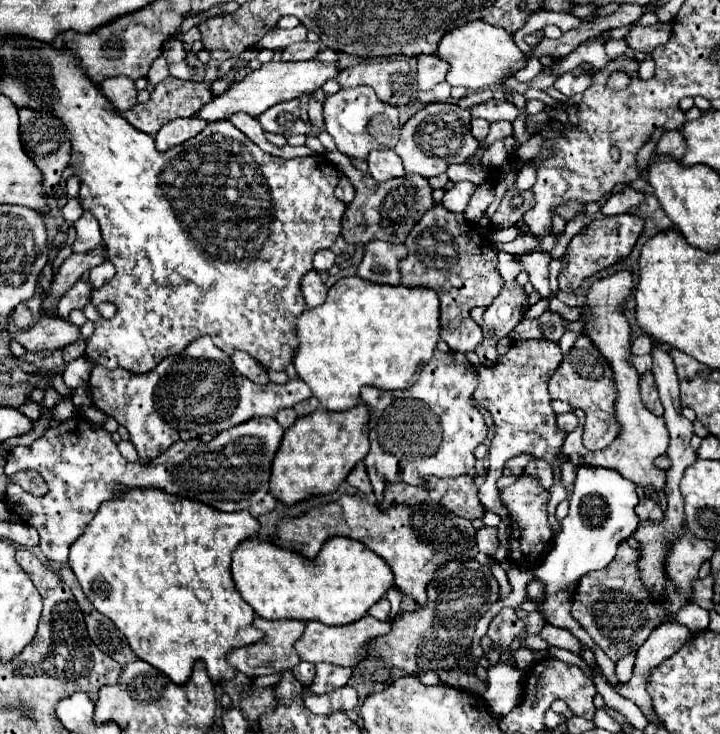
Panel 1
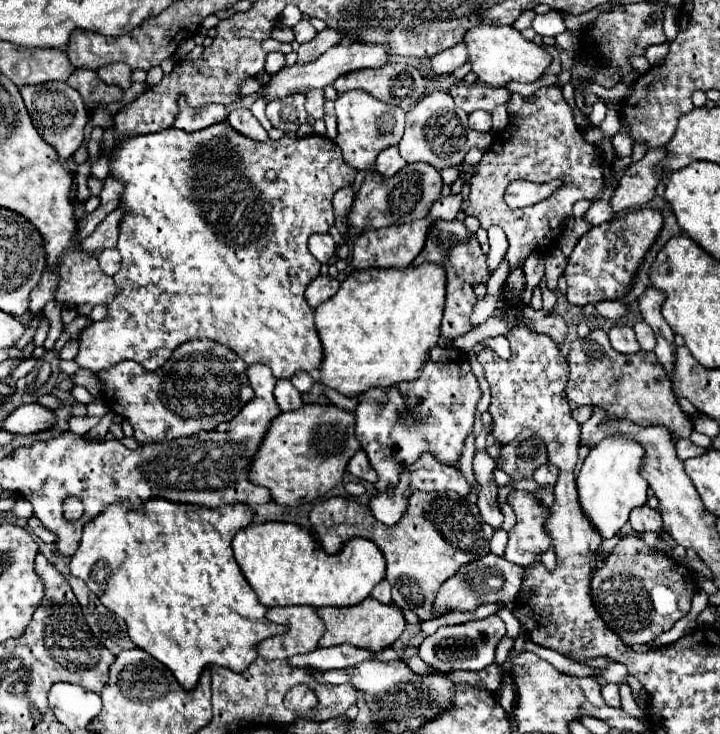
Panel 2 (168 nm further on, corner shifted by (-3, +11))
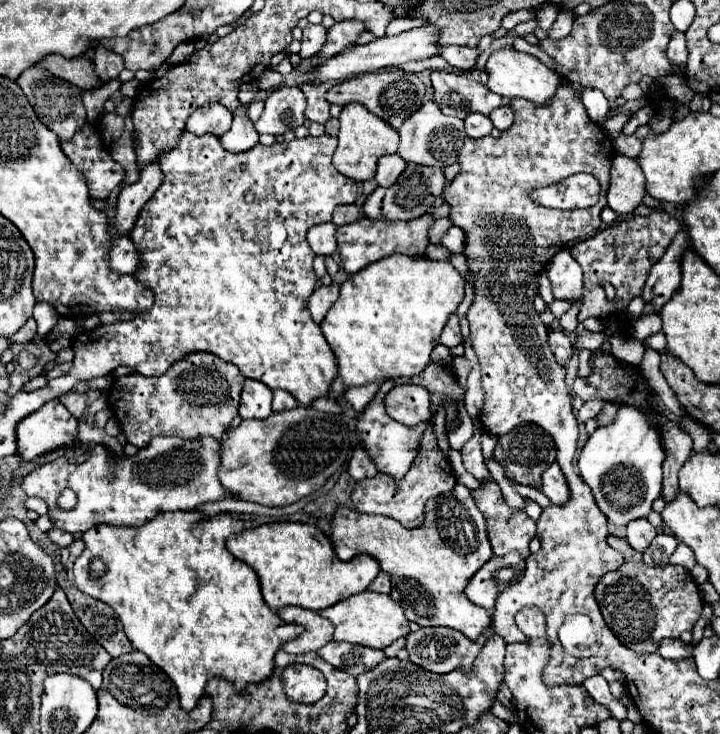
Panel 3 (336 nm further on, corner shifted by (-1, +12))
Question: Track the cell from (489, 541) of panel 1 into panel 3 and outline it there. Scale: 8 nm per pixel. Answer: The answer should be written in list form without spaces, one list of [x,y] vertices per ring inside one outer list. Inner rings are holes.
[[[475,434],[463,448],[461,448],[461,456],[463,456],[463,464],[467,468],[469,474],[473,474],[479,482],[481,480],[493,480],[491,472],[487,470],[485,458],[481,454],[481,442],[479,442],[479,434]]]

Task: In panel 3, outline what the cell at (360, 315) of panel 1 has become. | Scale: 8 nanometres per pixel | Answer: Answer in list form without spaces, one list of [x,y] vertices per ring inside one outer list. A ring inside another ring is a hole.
[[[403,254],[381,258],[379,262],[373,262],[347,278],[341,284],[337,302],[329,308],[325,320],[321,322],[321,332],[337,358],[339,376],[345,386],[365,386],[377,380],[421,374],[431,360],[431,350],[439,344],[439,334],[449,314],[453,314],[463,300],[463,284],[465,278],[451,266],[451,262]]]

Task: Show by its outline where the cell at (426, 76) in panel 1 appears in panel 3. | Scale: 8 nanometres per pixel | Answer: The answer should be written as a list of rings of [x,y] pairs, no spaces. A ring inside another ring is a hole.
[[[449,46],[441,50],[441,56],[459,70],[471,70],[475,66],[475,60],[479,56],[477,48],[461,48],[461,46]]]

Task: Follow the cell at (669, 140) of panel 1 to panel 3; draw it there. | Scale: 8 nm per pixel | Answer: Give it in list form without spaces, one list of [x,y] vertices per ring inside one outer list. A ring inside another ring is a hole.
[[[615,156],[611,166],[611,184],[607,192],[607,206],[617,214],[631,214],[643,202],[645,178],[637,158]]]

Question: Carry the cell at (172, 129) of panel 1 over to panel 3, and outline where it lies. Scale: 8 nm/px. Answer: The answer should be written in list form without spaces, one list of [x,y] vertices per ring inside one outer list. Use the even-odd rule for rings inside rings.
[[[209,104],[195,110],[189,116],[185,130],[189,130],[195,136],[203,136],[207,132],[221,136],[231,128],[231,122],[233,122],[233,114],[223,104]]]

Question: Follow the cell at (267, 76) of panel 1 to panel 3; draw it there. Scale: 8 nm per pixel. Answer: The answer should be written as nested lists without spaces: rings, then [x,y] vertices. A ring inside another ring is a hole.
[[[435,26],[413,28],[413,30],[401,32],[397,36],[377,38],[363,46],[349,46],[343,52],[339,52],[337,56],[327,58],[321,66],[313,68],[313,84],[321,84],[325,80],[341,80],[341,78],[349,78],[349,76],[359,76],[359,74],[375,72],[375,70],[381,70],[387,66],[399,66],[409,60],[423,60],[423,58],[435,56],[437,52],[439,52],[437,50],[437,28]]]

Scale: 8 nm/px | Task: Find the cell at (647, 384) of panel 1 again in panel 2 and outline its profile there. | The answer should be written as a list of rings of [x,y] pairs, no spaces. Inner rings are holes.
[[[591,331],[589,337],[571,343],[569,351],[569,381],[567,399],[577,405],[599,405],[607,409],[609,419],[629,419],[637,425],[663,425],[677,439],[687,439],[693,431],[689,417],[681,411],[673,391],[671,381],[659,365],[655,353],[633,353],[621,355],[609,343],[605,331]],[[645,359],[645,361],[643,361]]]

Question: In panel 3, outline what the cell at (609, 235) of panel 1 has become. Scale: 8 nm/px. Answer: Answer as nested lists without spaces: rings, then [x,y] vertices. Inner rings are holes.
[[[653,210],[649,216],[629,216],[617,220],[595,236],[577,242],[571,248],[573,258],[583,268],[585,278],[585,294],[575,302],[579,308],[579,322],[585,318],[607,318],[613,314],[617,318],[627,302],[641,294],[641,288],[647,280],[651,266],[665,254],[665,248],[671,244],[673,236],[681,230],[681,224],[669,216],[665,210]],[[603,282],[613,284],[615,298],[607,300]]]

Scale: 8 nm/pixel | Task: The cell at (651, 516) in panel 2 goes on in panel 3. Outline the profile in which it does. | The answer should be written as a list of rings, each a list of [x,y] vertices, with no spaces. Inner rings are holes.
[[[641,518],[641,520],[631,520],[627,524],[627,542],[631,548],[635,548],[637,552],[643,552],[651,540],[657,536],[657,530],[655,526],[647,520],[647,518]]]

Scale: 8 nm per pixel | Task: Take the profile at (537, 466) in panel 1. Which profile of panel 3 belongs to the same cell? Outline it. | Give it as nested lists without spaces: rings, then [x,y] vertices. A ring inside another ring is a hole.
[[[553,462],[541,476],[541,490],[553,504],[565,504],[569,500],[569,488],[561,468]]]

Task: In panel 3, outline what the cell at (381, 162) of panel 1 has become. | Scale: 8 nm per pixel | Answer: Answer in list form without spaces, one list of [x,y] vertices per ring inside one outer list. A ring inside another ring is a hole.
[[[397,154],[381,156],[381,160],[377,162],[375,180],[379,182],[379,186],[391,186],[403,170],[405,170],[405,160],[401,156]]]

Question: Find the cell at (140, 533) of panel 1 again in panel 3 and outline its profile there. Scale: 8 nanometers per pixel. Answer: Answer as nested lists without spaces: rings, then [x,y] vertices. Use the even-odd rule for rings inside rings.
[[[165,512],[141,528],[97,524],[97,528],[85,532],[85,550],[73,566],[77,588],[109,604],[121,618],[133,648],[147,654],[173,680],[183,710],[195,708],[211,676],[233,680],[239,690],[251,682],[265,680],[273,670],[273,656],[279,646],[301,632],[299,626],[291,626],[291,636],[283,636],[287,624],[263,602],[259,578],[253,568],[227,552],[225,538],[241,530],[243,520],[231,512],[219,512],[215,516],[203,516],[203,512]],[[199,524],[203,526],[203,534],[195,536]]]

